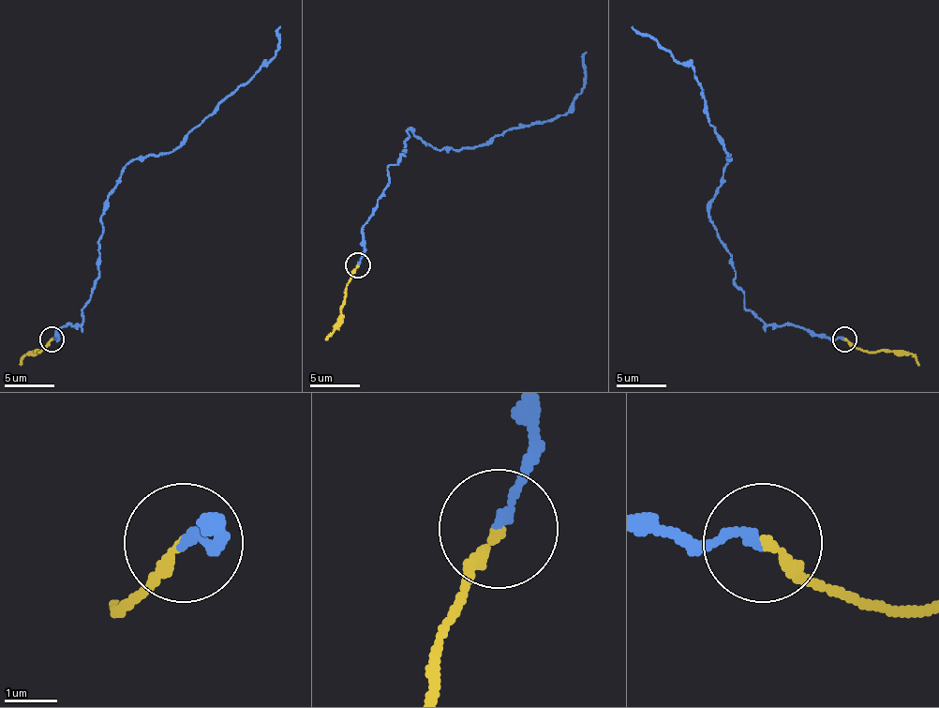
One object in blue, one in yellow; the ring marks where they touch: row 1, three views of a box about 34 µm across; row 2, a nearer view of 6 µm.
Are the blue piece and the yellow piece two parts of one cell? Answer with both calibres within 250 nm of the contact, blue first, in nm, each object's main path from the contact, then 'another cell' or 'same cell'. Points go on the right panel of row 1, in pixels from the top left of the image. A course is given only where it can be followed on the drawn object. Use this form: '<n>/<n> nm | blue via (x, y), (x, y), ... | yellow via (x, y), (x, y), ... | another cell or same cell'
180/200 nm | blue via (844, 338), (767, 326), (745, 306), (709, 214), (730, 162), (695, 70), (631, 28) | yellow via (844, 338), (864, 351), (911, 354), (918, 366) | same cell

